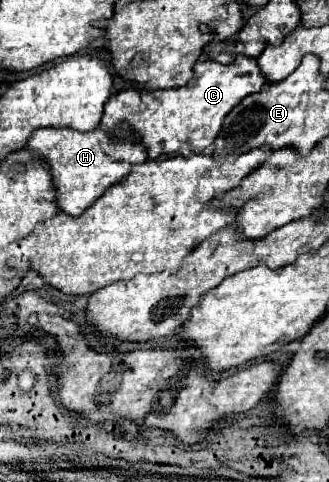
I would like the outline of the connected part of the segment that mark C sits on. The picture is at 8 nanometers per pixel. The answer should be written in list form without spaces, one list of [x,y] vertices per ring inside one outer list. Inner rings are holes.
[[[238,56],[228,66],[222,66],[208,58],[198,60],[194,64],[194,78],[182,88],[152,90],[152,92],[144,88],[130,88],[110,96],[104,106],[104,116],[100,126],[104,130],[110,130],[110,138],[114,138],[126,120],[132,134],[142,144],[146,144],[148,160],[154,160],[162,154],[174,154],[184,144],[188,144],[194,152],[204,152],[208,146],[212,146],[226,114],[238,102],[242,102],[242,98],[258,92],[264,84],[266,78],[260,72],[256,60],[250,60],[246,56],[242,58]]]

